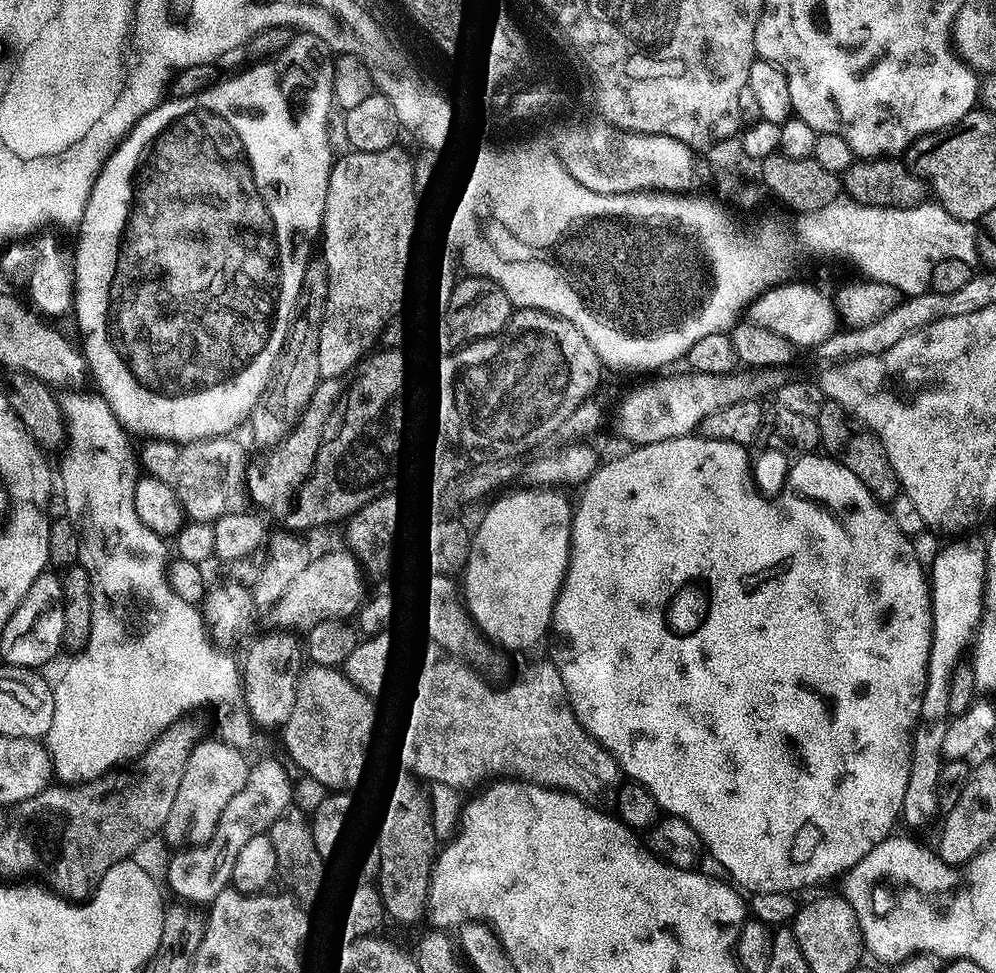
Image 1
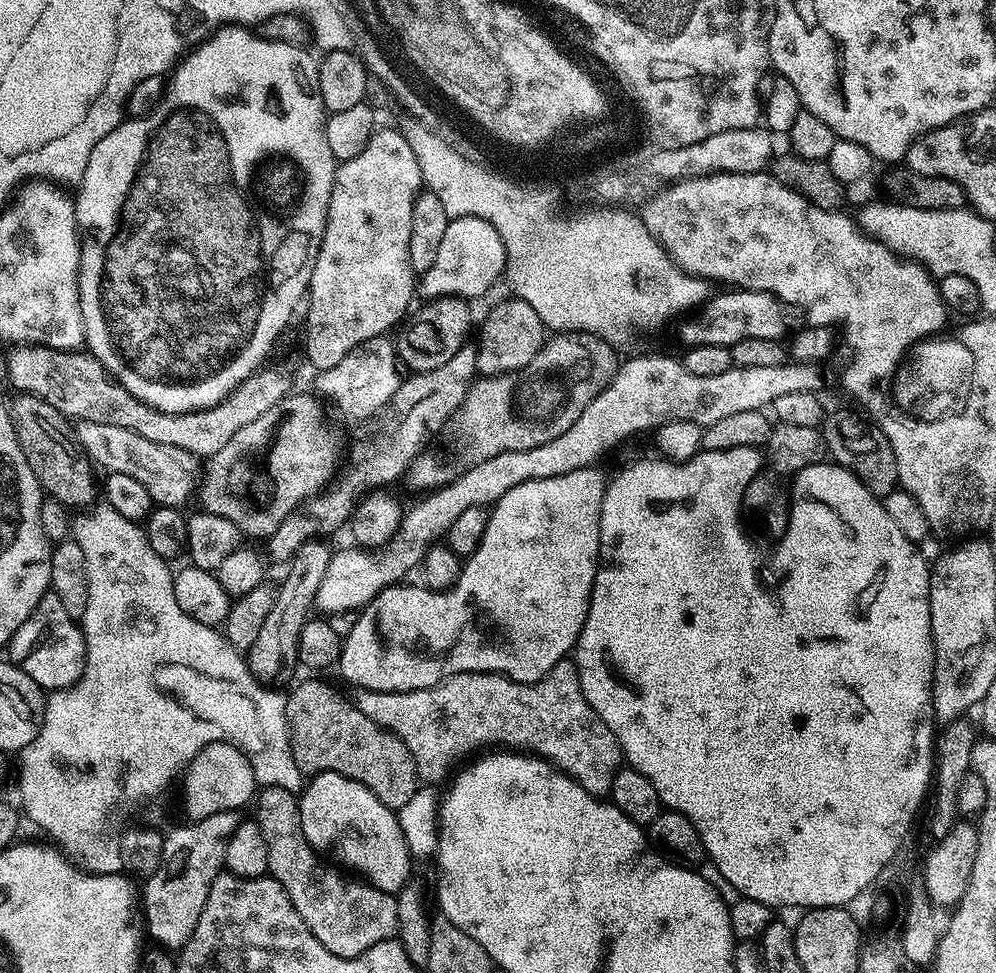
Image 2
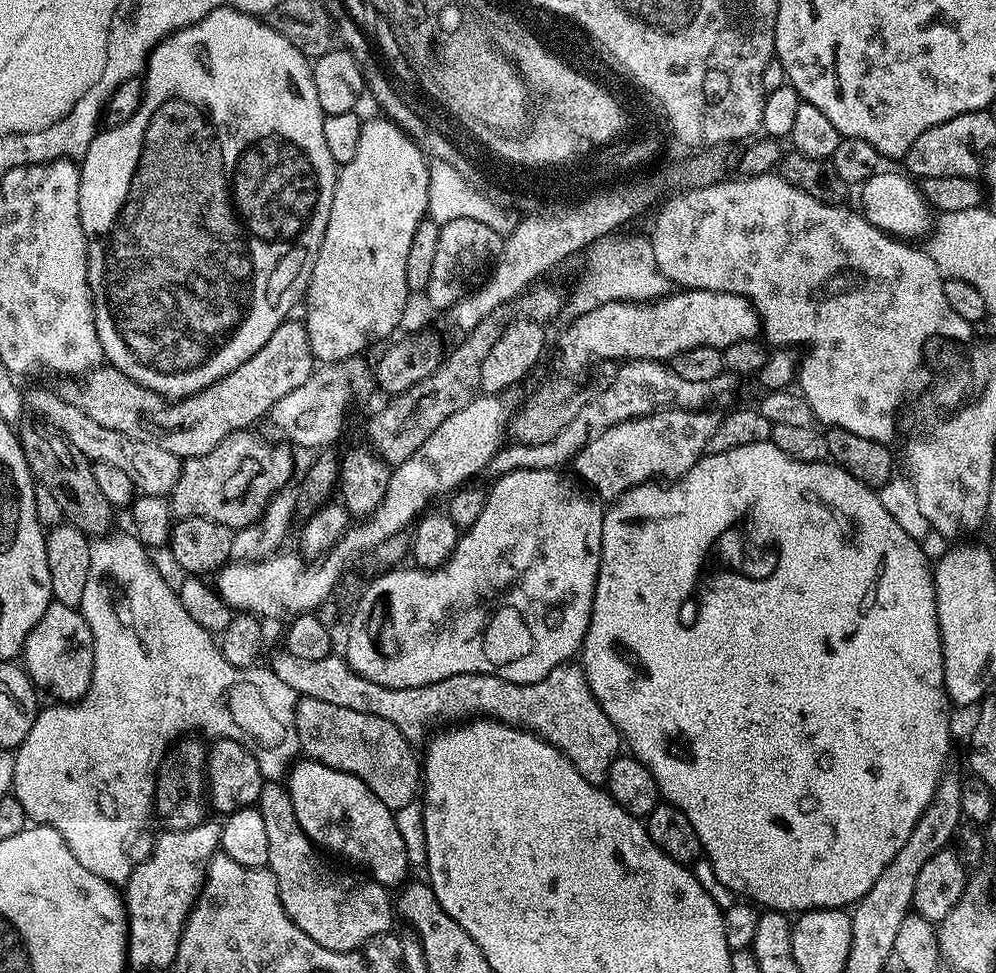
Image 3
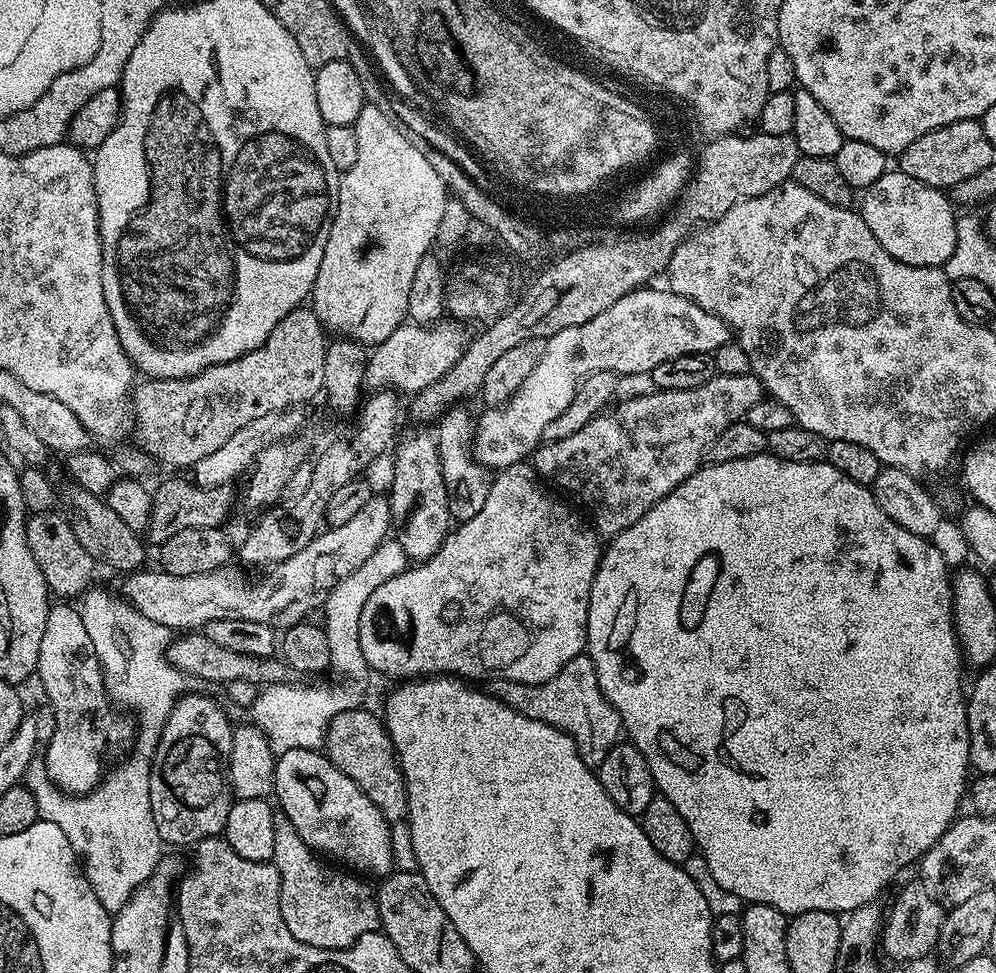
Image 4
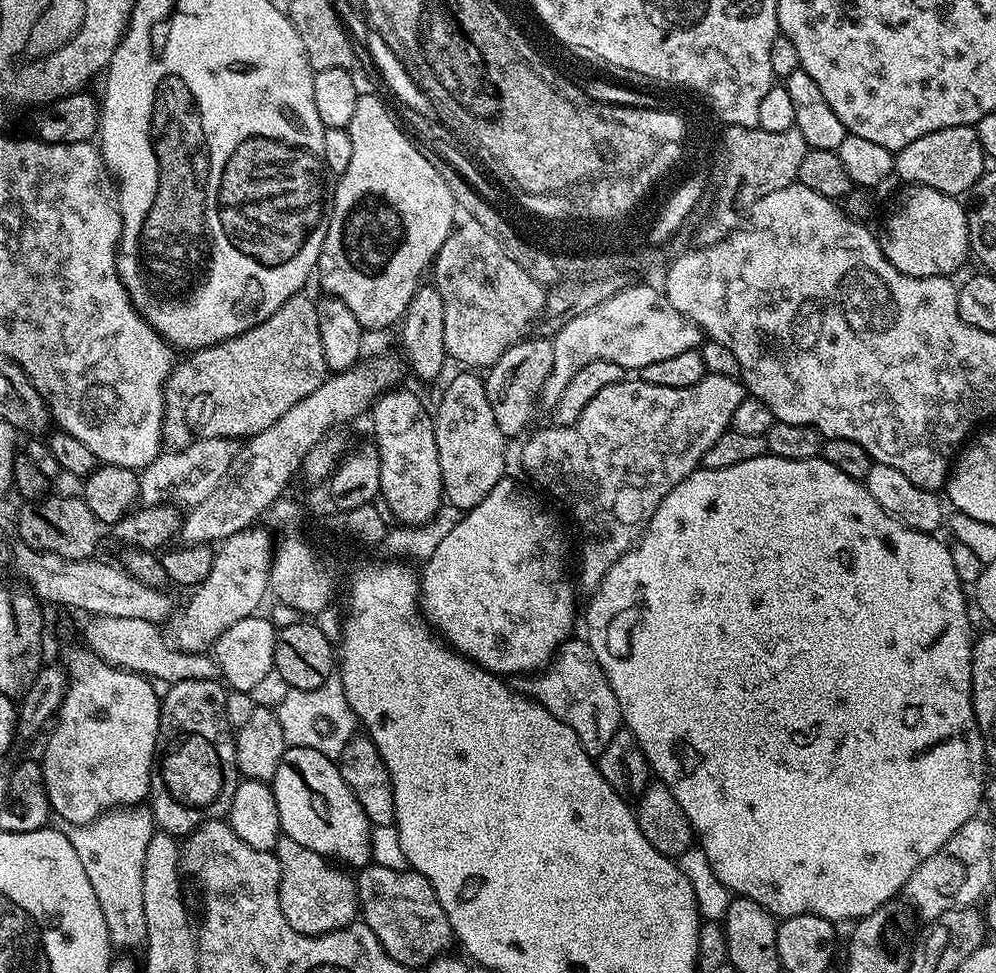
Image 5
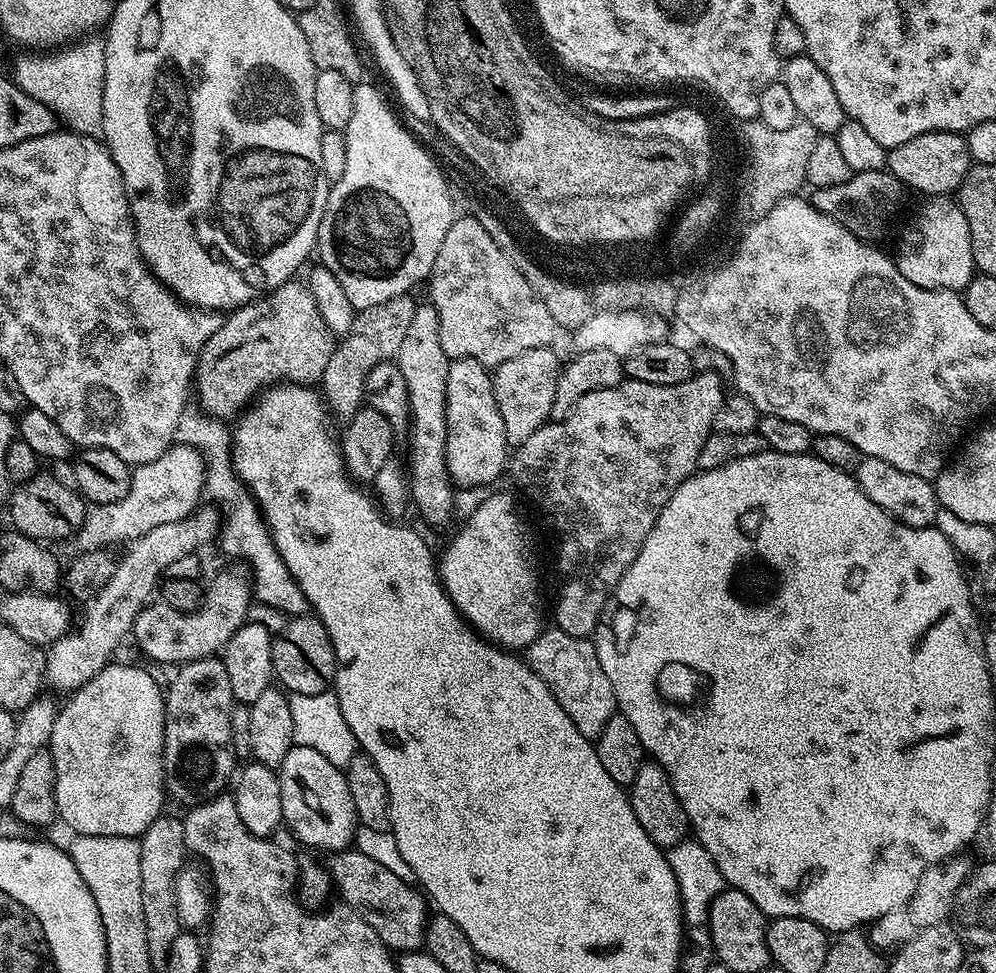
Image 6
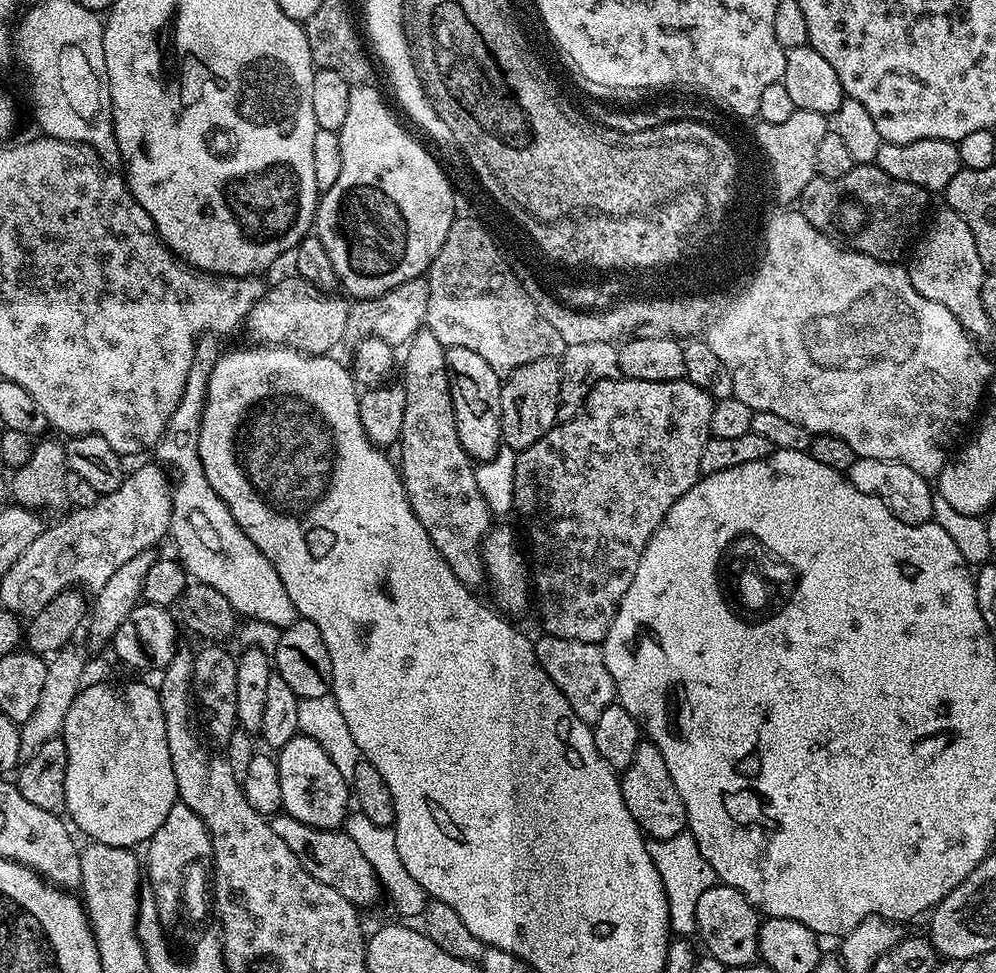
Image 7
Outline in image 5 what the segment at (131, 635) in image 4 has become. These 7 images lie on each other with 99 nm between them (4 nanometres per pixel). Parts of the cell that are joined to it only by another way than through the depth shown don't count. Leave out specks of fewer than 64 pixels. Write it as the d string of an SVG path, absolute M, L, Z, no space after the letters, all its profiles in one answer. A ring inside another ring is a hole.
M151 807L111 808L88 824L64 824L62 831L82 861L90 886L94 886L102 918L106 918L109 941L120 948L143 945L146 914L142 910L142 866L154 831Z

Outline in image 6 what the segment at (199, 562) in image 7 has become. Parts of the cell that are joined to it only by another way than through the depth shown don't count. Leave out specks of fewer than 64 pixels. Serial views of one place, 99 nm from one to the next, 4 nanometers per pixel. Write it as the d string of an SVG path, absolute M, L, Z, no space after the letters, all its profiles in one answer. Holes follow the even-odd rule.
M189 411L180 419L178 432L183 443L206 454L207 495L210 494L214 499L221 500L228 507L228 514L226 510L219 531L218 545L220 544L221 550L226 555L237 556L238 559L245 560L249 564L244 563L250 569L251 587L254 589L255 599L259 603L284 612L288 618L305 615L309 611L307 598L302 594L298 582L294 582L290 570L286 570L286 562L282 562L272 541L272 533L268 531L268 526L264 522L264 517L260 515L260 509L256 507L255 500L241 487L236 474L232 471L229 460L229 429L223 421L213 420L203 411L195 411Z

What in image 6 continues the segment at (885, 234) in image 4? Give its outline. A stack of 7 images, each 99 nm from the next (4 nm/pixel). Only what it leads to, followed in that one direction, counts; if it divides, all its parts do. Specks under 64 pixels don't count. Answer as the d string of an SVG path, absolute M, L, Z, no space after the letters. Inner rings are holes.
M928 198L920 213L908 224L900 236L900 249L894 259L902 278L914 282L919 288L945 288L960 292L971 282L976 263L970 246L970 226L959 203L952 198Z

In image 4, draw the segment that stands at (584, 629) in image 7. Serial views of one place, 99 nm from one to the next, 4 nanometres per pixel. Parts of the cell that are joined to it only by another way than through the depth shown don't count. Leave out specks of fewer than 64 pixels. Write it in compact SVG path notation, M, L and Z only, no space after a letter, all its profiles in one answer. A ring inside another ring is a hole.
M728 372L725 376L713 375L712 379L697 388L673 392L651 391L645 396L632 396L629 400L621 399L613 403L599 416L586 422L586 426L582 426L578 434L541 443L530 457L533 469L545 481L553 480L558 487L565 488L572 496L577 496L601 520L601 533L604 531L612 534L617 531L621 523L620 508L629 508L632 514L639 514L645 508L656 504L666 494L673 492L682 481L701 467L705 459L704 451L712 443L715 445L730 425L741 423L747 417L750 406L754 406L754 402L763 400L766 396L764 385L757 376L743 376L740 372Z

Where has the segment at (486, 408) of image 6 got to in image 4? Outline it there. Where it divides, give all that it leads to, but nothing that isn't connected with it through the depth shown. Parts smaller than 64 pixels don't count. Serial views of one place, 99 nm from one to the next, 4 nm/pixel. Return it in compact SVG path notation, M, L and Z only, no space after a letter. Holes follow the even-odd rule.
M453 406L438 421L439 454L442 478L445 480L449 496L449 514L456 522L474 518L482 506L486 506L486 498L490 494L493 473L474 455L474 416L464 408Z

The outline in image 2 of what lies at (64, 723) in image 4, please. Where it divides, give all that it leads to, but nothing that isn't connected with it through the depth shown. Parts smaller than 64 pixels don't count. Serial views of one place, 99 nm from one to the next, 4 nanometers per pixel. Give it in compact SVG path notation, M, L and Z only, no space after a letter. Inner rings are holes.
M51 590L34 606L30 618L18 626L6 645L7 659L26 673L42 690L68 688L84 669L84 633L81 625L66 614L58 594Z

